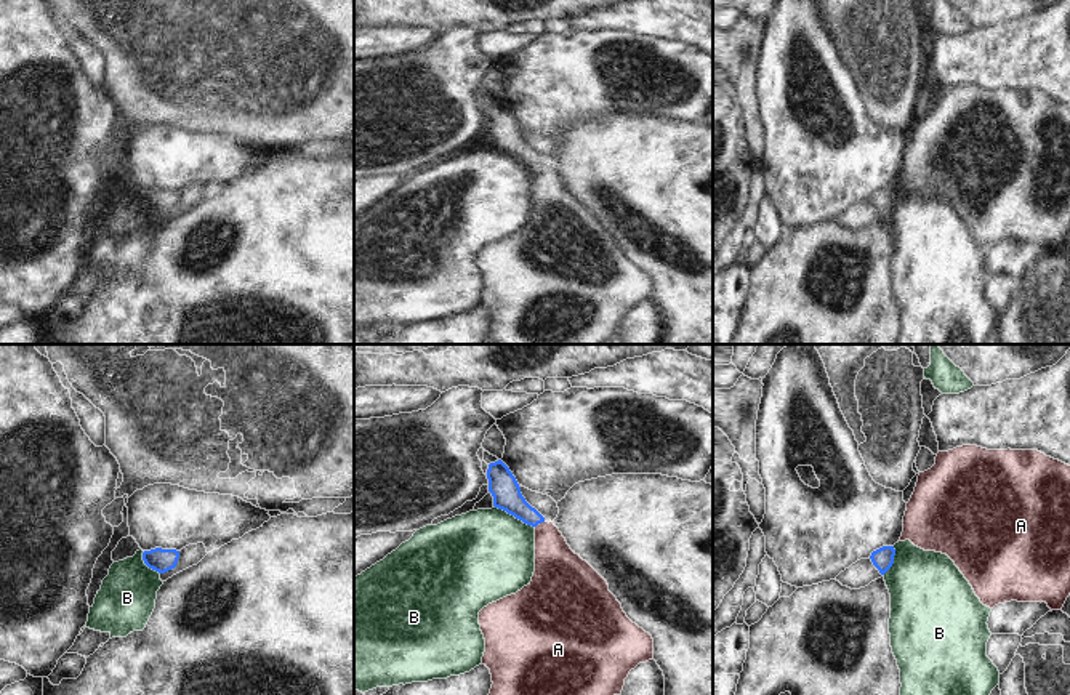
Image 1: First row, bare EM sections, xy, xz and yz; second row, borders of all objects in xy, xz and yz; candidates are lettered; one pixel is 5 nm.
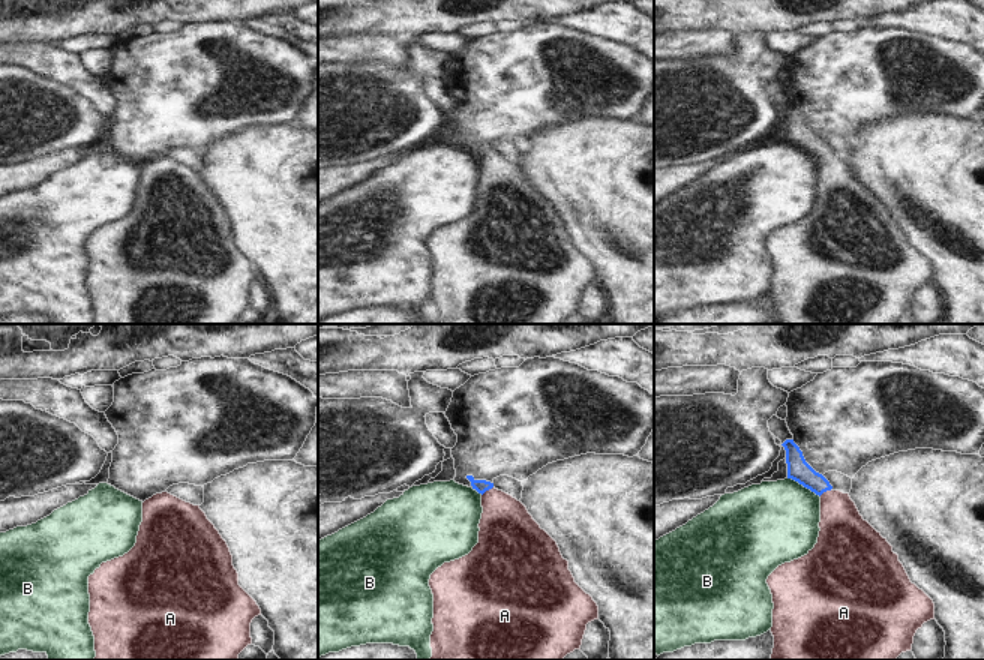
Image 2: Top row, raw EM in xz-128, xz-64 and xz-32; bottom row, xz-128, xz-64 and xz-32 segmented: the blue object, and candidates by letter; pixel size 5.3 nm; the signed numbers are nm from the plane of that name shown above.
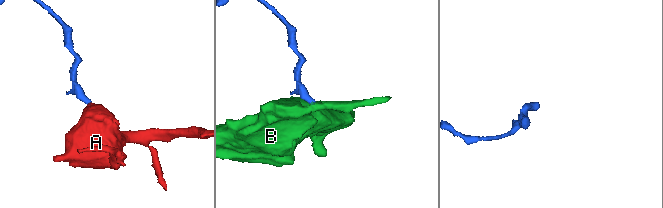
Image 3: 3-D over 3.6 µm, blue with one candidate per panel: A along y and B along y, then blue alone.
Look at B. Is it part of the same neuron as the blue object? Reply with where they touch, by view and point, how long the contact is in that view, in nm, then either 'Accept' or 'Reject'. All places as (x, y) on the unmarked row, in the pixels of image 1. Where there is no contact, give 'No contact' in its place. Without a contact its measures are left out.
Touches blue at xz (514, 157). Shared border 220 nm. Reject

